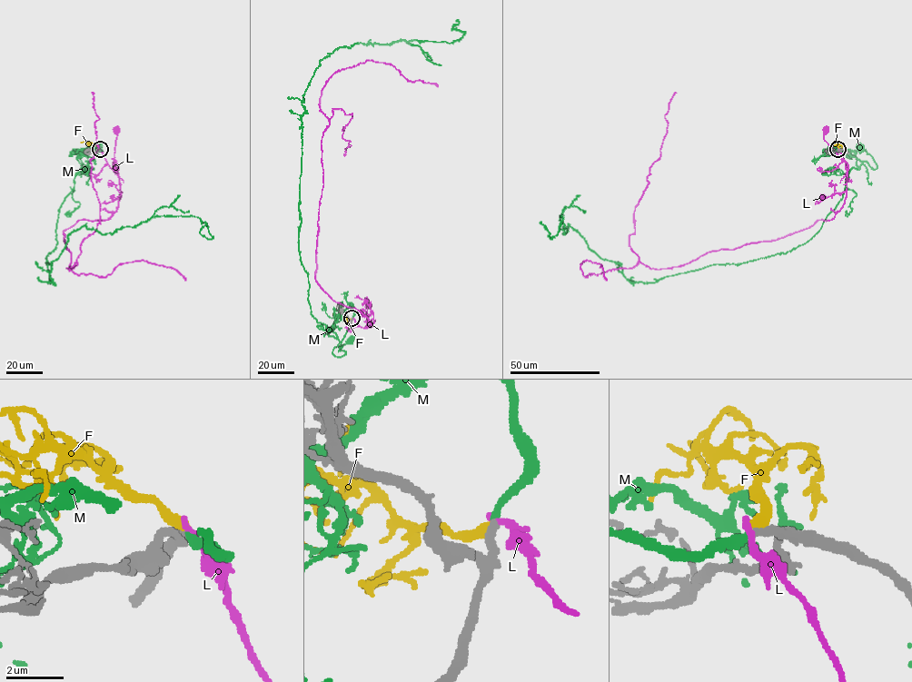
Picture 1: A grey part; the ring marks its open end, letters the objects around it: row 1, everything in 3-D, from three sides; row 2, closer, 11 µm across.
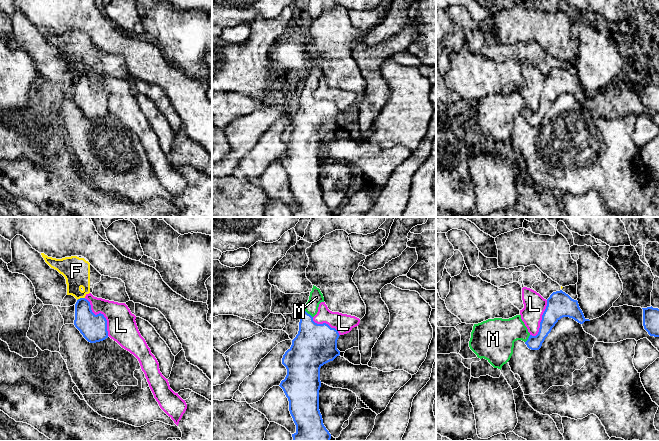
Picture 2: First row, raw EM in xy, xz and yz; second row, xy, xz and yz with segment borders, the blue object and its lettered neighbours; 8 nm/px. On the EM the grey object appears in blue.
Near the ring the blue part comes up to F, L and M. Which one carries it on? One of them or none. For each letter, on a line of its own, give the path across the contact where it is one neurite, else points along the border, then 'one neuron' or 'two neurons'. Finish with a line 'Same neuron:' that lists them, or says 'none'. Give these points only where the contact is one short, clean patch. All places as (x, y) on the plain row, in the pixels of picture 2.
F: two neurons
L: border along xy (84, 74), (95, 90), (101, 89), (105, 94), (108, 111); two neurons
M: runs through xz (315, 120), (309, 108), (309, 90), (316, 73); one neuron
Same neuron: M

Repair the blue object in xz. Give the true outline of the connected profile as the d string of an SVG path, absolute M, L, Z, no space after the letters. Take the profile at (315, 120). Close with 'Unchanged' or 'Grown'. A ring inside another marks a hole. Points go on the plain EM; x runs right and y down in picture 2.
M313 61L300 94L298 110L282 134L287 151L279 162L288 174L289 187L296 201L293 217L331 215L319 186L320 144L340 131L337 125L340 111L328 100L313 97L321 78L324 78L323 70Z. Grown

